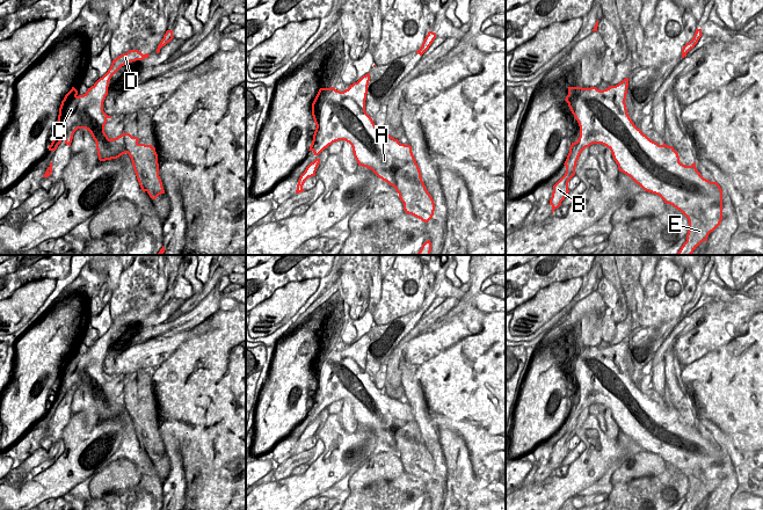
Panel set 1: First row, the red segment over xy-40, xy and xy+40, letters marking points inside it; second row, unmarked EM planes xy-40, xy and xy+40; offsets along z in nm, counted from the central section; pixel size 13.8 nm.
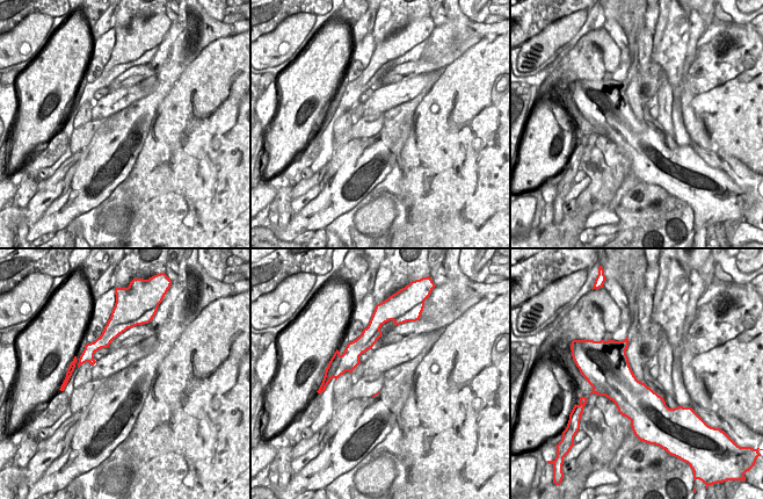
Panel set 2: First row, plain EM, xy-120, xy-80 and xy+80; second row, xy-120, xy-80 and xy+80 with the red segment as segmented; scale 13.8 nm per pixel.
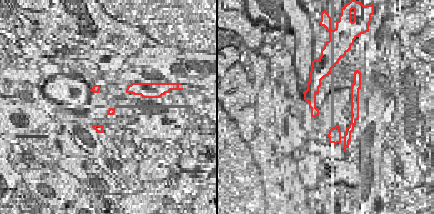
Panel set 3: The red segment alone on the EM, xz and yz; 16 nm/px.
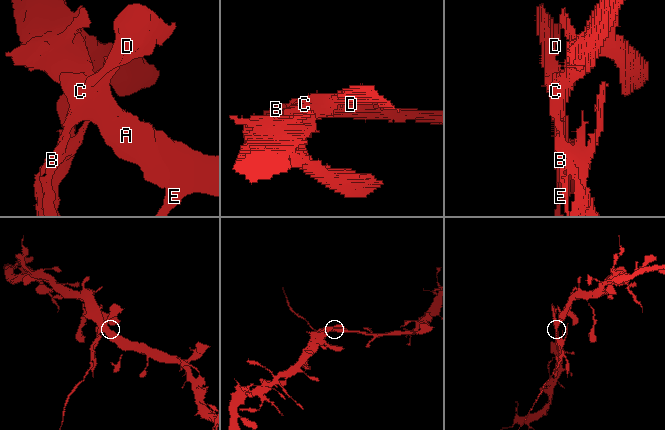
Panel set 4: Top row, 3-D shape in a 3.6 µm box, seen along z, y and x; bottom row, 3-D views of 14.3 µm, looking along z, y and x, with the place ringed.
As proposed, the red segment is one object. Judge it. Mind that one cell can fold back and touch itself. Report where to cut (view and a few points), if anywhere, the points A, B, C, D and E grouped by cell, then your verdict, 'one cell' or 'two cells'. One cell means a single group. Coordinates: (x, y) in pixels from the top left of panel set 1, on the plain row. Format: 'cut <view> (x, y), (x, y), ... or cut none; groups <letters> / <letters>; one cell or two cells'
cut xy+40 (580, 410), (569, 412); groups A C D E / B; two cells

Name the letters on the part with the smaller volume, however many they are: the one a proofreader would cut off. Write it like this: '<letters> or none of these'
B

